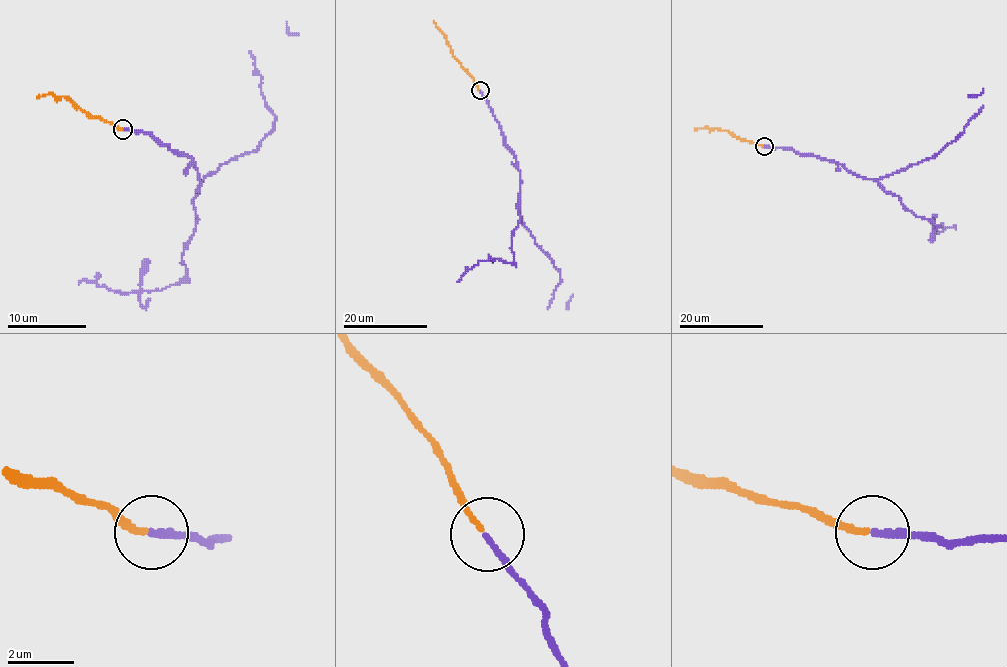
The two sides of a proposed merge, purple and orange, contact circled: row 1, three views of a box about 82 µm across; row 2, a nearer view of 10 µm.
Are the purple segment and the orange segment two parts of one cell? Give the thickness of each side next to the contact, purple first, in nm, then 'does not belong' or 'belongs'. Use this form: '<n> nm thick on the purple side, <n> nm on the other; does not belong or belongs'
200 nm thick on the purple side, 160 nm on the other; does not belong

